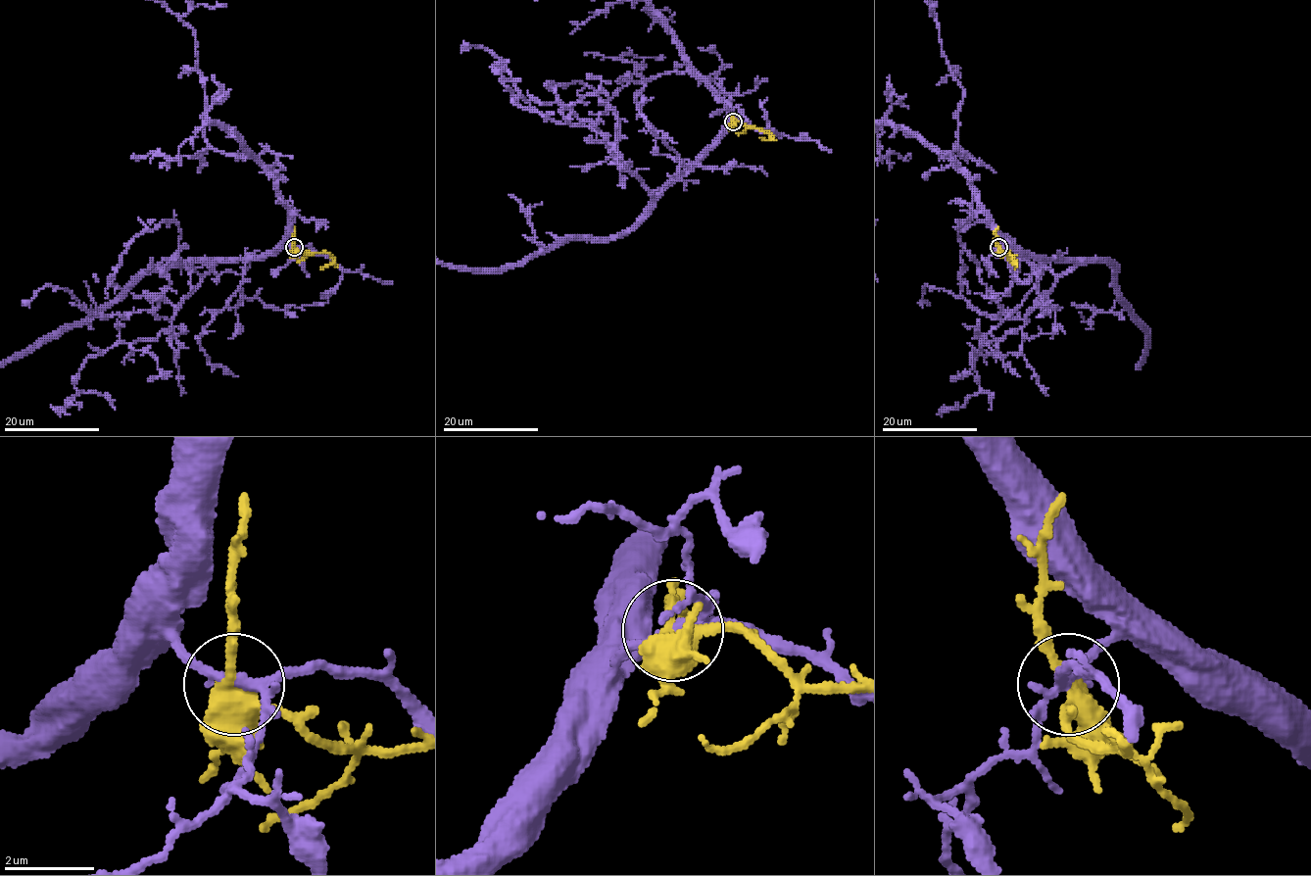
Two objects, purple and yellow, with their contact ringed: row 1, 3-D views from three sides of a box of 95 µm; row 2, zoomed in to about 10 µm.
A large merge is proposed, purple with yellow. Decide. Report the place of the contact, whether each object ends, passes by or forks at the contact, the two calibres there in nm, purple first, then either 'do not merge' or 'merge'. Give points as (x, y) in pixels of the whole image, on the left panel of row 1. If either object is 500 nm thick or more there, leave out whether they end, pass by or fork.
place (294, 247); purple forks; yellow forks; calibres 190 and 360 nm; do not merge

